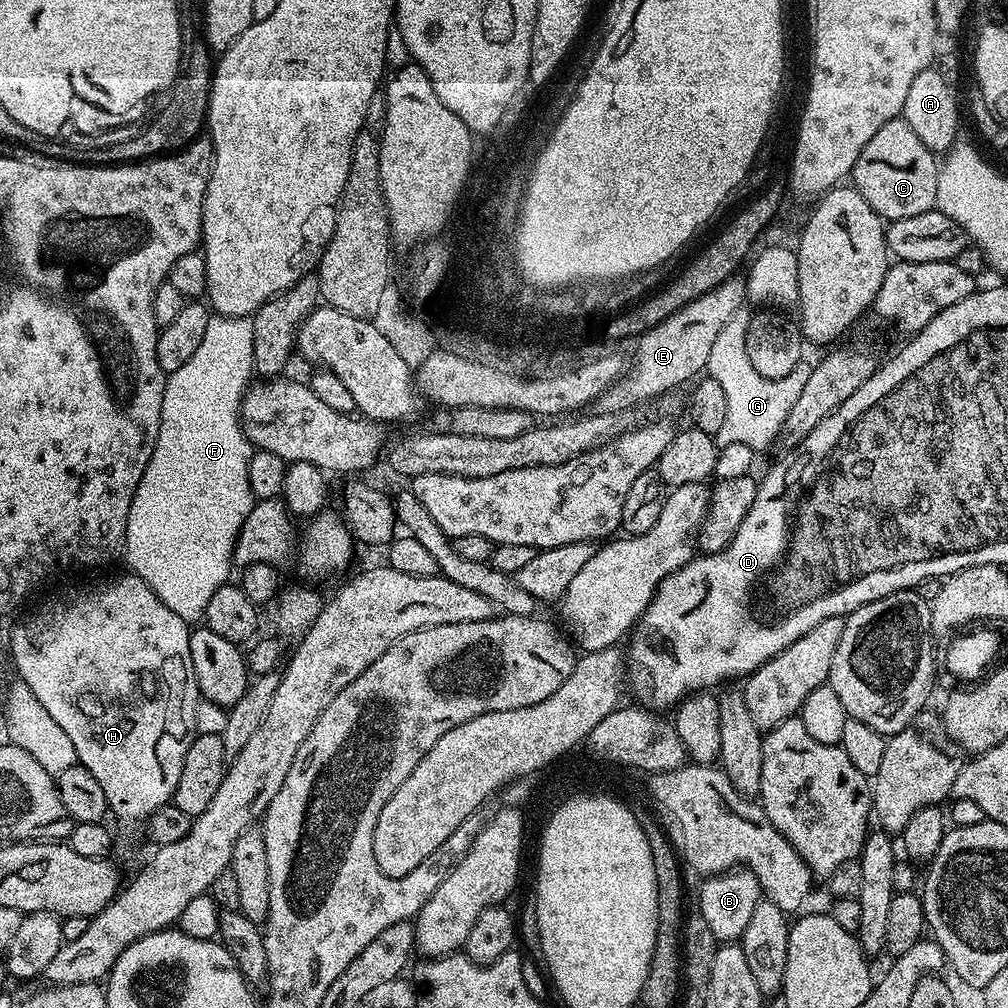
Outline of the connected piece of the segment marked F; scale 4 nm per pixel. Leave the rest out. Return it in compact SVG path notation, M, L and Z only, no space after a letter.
M209 315L206 334L202 337L198 350L194 350L192 357L184 365L178 366L178 370L171 372L164 381L162 418L158 426L158 438L154 450L150 454L150 462L146 466L146 470L134 490L134 498L130 502L130 514L126 518L123 559L128 559L128 564L132 567L129 568L131 575L142 578L142 582L146 582L146 586L150 586L150 590L154 590L154 594L158 594L158 598L162 602L166 602L166 606L170 606L170 610L174 610L174 614L178 614L178 618L182 618L186 622L199 621L204 615L210 598L214 598L214 590L229 583L231 576L228 575L234 572L232 551L236 545L238 534L242 530L242 522L246 522L246 514L250 514L254 503L254 497L250 490L250 478L248 477L254 445L248 441L248 433L244 430L239 413L240 403L244 401L244 394L250 387L250 381L253 379L251 376L254 376L253 358L254 326L249 317Z

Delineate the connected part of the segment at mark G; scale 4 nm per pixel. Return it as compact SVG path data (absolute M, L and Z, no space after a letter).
M747 307L740 308L726 326L718 333L718 339L710 349L710 358L706 369L707 375L722 386L726 393L726 419L722 421L722 430L714 437L720 448L731 443L741 443L755 450L768 448L777 443L782 426L786 422L786 414L798 402L806 381L810 379L811 367L807 363L799 366L786 378L765 378L750 366L750 354L746 354L746 326L750 312Z

